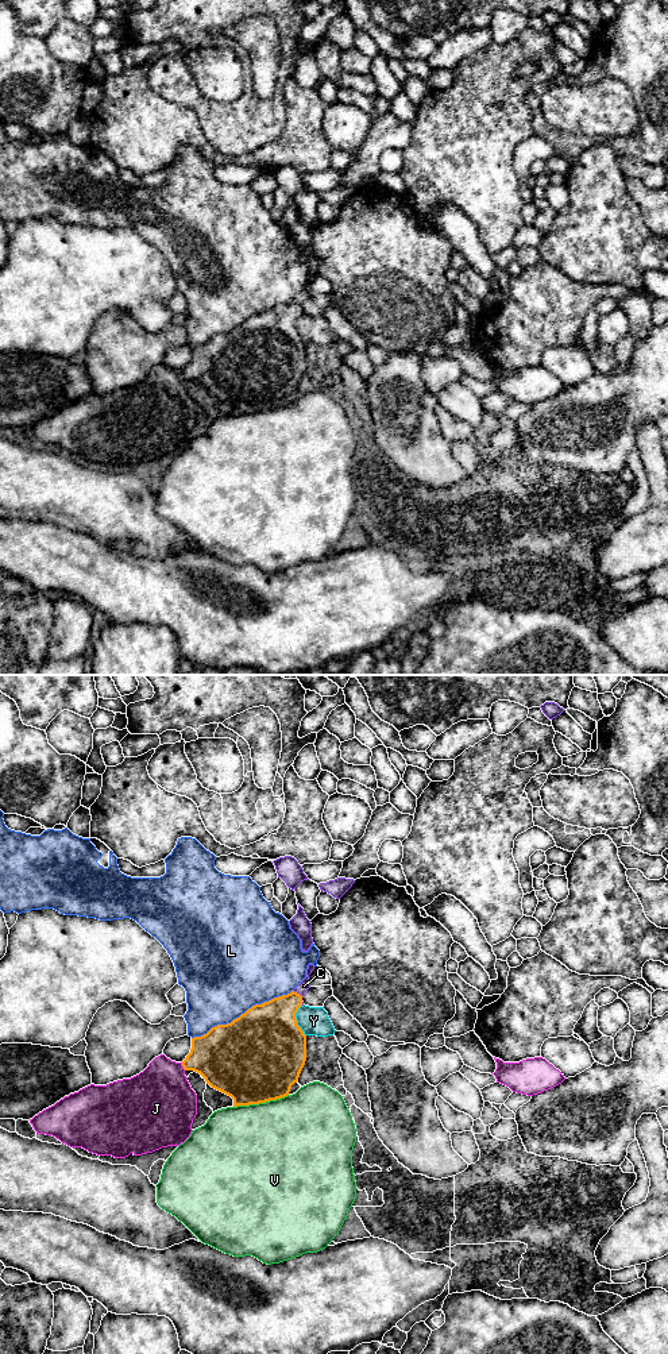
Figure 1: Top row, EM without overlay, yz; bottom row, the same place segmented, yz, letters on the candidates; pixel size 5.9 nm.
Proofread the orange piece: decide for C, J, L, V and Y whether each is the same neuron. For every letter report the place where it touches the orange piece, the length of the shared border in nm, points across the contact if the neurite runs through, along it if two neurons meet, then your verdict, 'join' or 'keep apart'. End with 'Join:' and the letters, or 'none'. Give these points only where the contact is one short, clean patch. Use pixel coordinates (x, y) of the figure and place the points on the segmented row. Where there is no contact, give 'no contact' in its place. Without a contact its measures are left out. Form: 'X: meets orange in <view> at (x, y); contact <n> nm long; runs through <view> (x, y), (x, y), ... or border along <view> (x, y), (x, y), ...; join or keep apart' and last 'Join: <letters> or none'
C: meets orange in yz at (296, 992); contact 70 nm long; runs through yz (271, 1026), (296, 992), (304, 986); join
J: meets orange in yz at (182, 1065); contact 50 nm long; keep apart
L: meets orange in yz at (242, 1014); contact 650 nm long; keep apart
V: meets orange in yz at (261, 1102); contact 340 nm long; keep apart
Y: meets orange in yz at (296, 1021); contact 190 nm long; keep apart
Join: C

